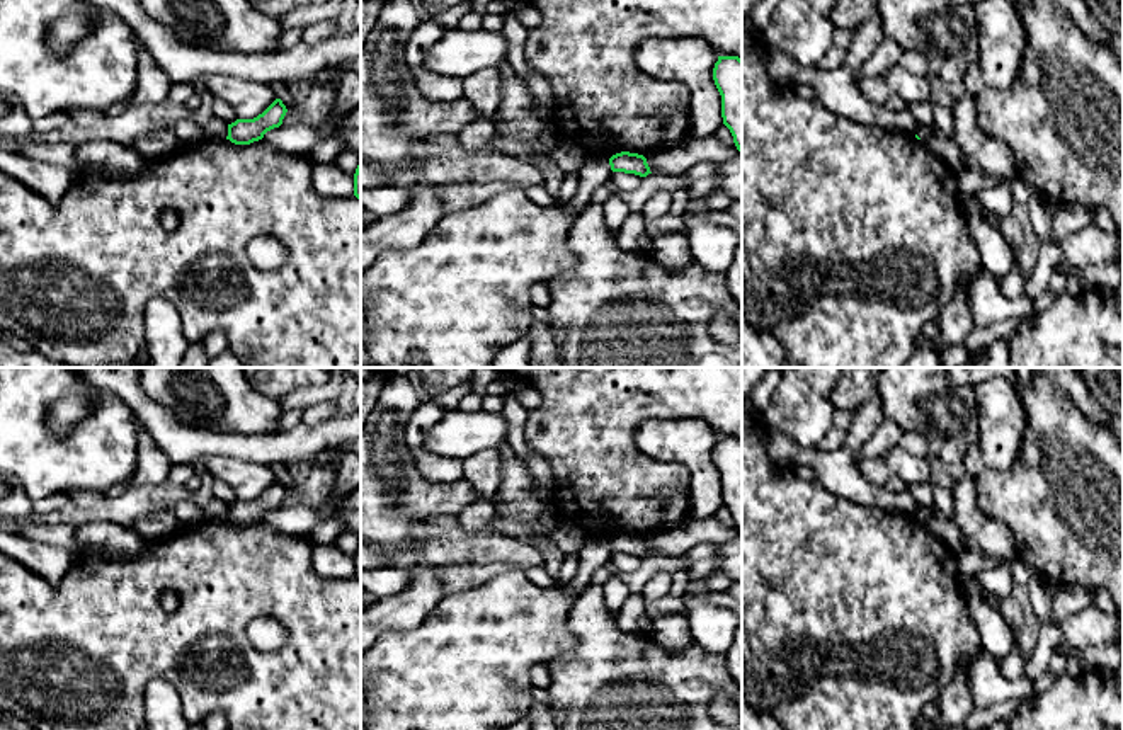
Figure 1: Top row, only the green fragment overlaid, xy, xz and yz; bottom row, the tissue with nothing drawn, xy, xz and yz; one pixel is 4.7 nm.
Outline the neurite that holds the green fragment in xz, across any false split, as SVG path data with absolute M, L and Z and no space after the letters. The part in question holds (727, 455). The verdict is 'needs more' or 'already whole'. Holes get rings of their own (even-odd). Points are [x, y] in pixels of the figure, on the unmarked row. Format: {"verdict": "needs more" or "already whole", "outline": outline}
{"verdict": "already whole", "outline": "M718 437L713 461L721 476L723 505L730 510L742 536L742 441L738 437Z"}

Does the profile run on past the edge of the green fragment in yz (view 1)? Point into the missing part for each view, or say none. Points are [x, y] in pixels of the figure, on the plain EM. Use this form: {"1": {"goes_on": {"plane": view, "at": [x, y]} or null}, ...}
{"1": {"goes_on": null}}

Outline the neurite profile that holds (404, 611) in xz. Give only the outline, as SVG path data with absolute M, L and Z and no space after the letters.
M419 567L412 582L398 594L379 597L361 611L361 655L381 633L419 628L442 599L442 567Z

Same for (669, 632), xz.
M679 614L652 618L647 636L667 652L682 652L693 643L686 619Z

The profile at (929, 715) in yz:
M934 701L934 703L927 703L922 710L921 710L921 715L919 715L919 720L917 720L917 730L924 730L924 728L934 728L938 720L939 720L939 703Z

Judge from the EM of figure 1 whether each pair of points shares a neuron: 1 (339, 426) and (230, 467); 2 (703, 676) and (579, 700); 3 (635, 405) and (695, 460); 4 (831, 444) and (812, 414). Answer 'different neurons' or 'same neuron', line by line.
1: different neurons
2: same neuron
3: different neurons
4: different neurons

